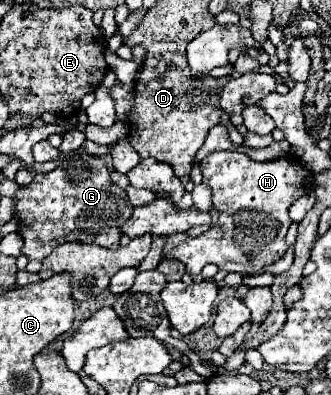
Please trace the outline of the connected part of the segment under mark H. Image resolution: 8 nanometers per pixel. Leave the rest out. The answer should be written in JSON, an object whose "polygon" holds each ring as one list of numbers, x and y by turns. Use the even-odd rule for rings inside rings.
{"polygon":[[233,150,211,152,209,156,205,156,201,160,201,166,203,166,203,184,211,186,211,190,213,190,213,202,215,202,215,210,219,212,219,220,215,226,211,226,211,230,207,230,199,238,187,238,185,242,181,242,165,258,169,258,169,260,179,258,179,262,183,262,187,266,187,272,193,276,197,276,201,272,201,268,209,262,217,264,219,270,239,272,241,276,263,274,267,266,275,264,281,256,285,256,285,252,287,252,285,234,291,224,287,210,297,198,301,198,303,194,313,190,313,174,309,170,305,170,301,166,301,162,293,156,277,158,277,160,269,160,269,162,255,162,249,156,245,156,241,152,233,152]]}

